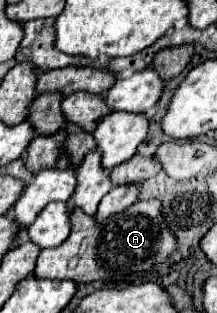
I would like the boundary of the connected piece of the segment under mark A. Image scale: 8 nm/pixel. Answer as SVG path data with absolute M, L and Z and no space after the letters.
M160 199L136 201L122 213L108 217L104 225L82 209L74 209L72 235L62 245L40 251L34 275L48 279L74 279L78 283L124 281L130 275L142 275L164 265L176 249L176 237L162 217Z

